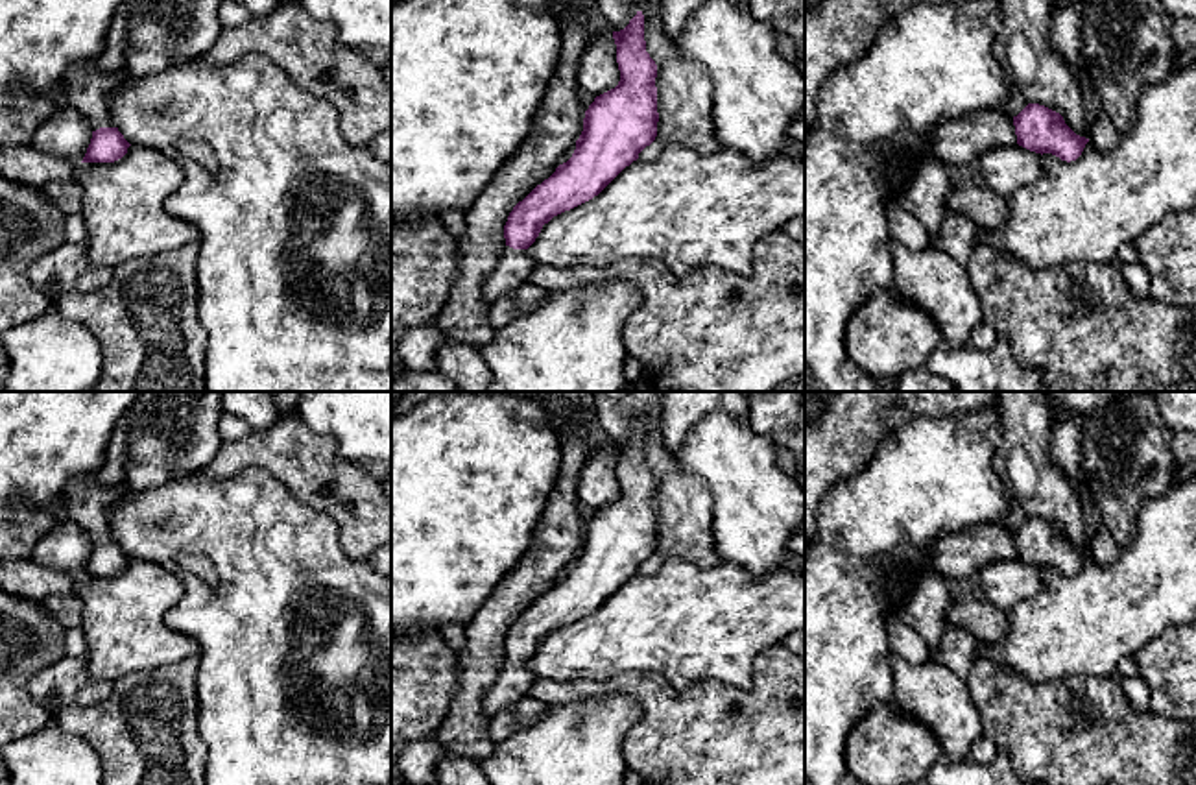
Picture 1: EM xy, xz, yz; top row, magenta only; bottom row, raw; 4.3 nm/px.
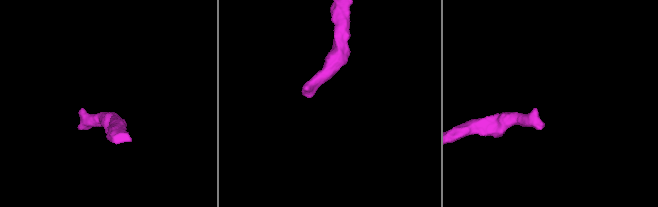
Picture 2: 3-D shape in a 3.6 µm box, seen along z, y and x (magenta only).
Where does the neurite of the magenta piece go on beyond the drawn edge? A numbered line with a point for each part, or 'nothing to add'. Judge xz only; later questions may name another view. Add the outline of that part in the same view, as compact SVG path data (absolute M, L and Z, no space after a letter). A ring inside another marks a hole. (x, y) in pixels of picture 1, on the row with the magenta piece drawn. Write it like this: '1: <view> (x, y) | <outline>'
1: xz (514, 268) | M506 246L484 284L484 299L493 303L508 292L526 284L537 264L539 262L528 253L528 249L513 249Z

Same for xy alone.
1: xy (91, 91) | M90 63L70 65L59 85L65 89L68 107L79 111L92 131L116 127L113 100L122 83L122 72L98 70Z

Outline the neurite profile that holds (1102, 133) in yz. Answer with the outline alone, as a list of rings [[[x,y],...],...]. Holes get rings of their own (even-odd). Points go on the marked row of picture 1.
[[[1102,111],[1096,116],[1094,124],[1091,126],[1089,140],[1100,151],[1111,151],[1118,144],[1120,135],[1115,129],[1115,126],[1106,111]]]

